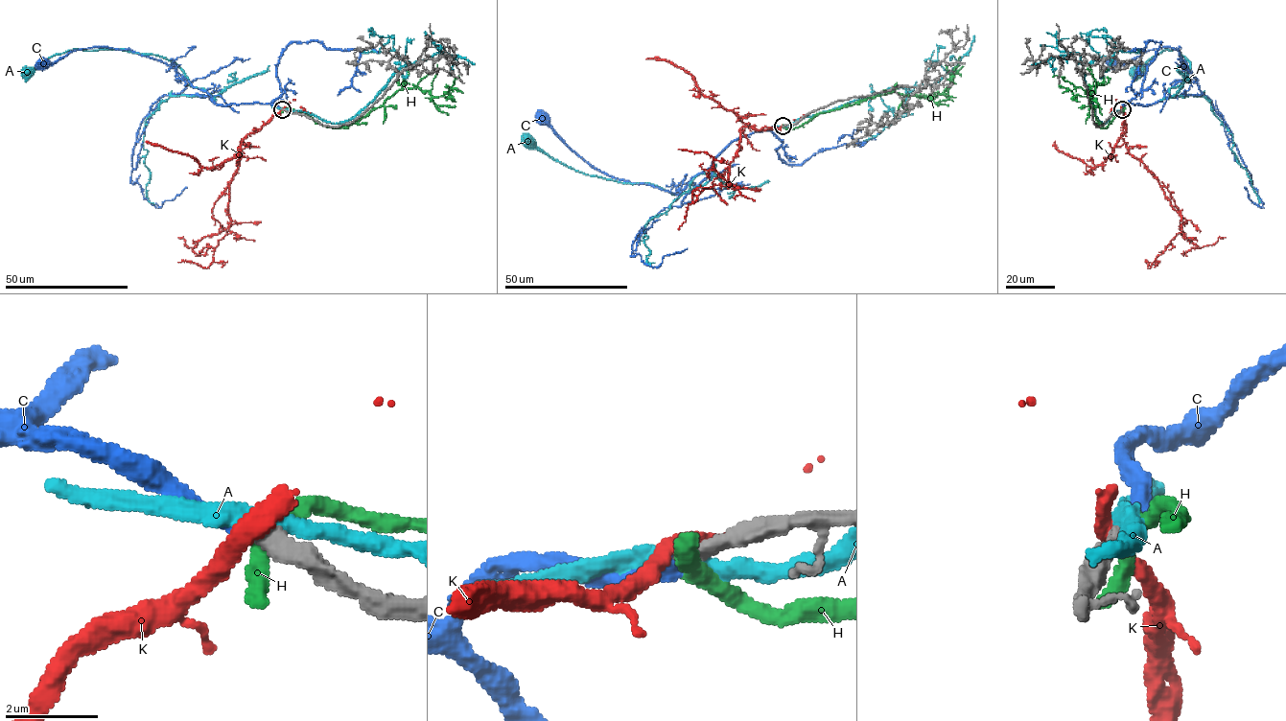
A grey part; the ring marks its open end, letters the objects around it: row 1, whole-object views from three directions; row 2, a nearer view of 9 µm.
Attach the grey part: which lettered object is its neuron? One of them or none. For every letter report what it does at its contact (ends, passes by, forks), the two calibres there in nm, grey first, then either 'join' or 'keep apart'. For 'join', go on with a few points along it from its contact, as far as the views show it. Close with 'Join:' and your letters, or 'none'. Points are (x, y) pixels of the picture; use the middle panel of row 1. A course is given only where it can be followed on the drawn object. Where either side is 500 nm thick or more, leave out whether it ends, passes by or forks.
A: it passes by; calibres 400 and 360 nm; keep apart
C: it ends; calibres 360 and 360 nm; join; course (783, 126), (733, 140), (711, 167), (673, 193), (619, 179), (592, 167), (542, 118)
H: it passes by; calibres 400 and 360 nm; keep apart
K: it passes by; calibres 400 and 340 nm; keep apart
Join: C

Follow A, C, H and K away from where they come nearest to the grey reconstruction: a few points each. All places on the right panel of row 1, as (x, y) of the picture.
A: (1122, 109), (1176, 71), (1183, 82), (1172, 96), (1190, 63), (1164, 50), (1137, 72)
C: (1122, 109), (1127, 103), (1157, 102), (1188, 68), (1178, 49), (1171, 47), (1145, 51), (1113, 64)
H: (1122, 109), (1103, 127), (1090, 104), (1091, 88), (1091, 97), (1062, 77), (1053, 77)
K: (1121, 109), (1126, 124), (1122, 138), (1128, 151), (1152, 173), (1181, 217), (1180, 233), (1149, 267), (1145, 262)

